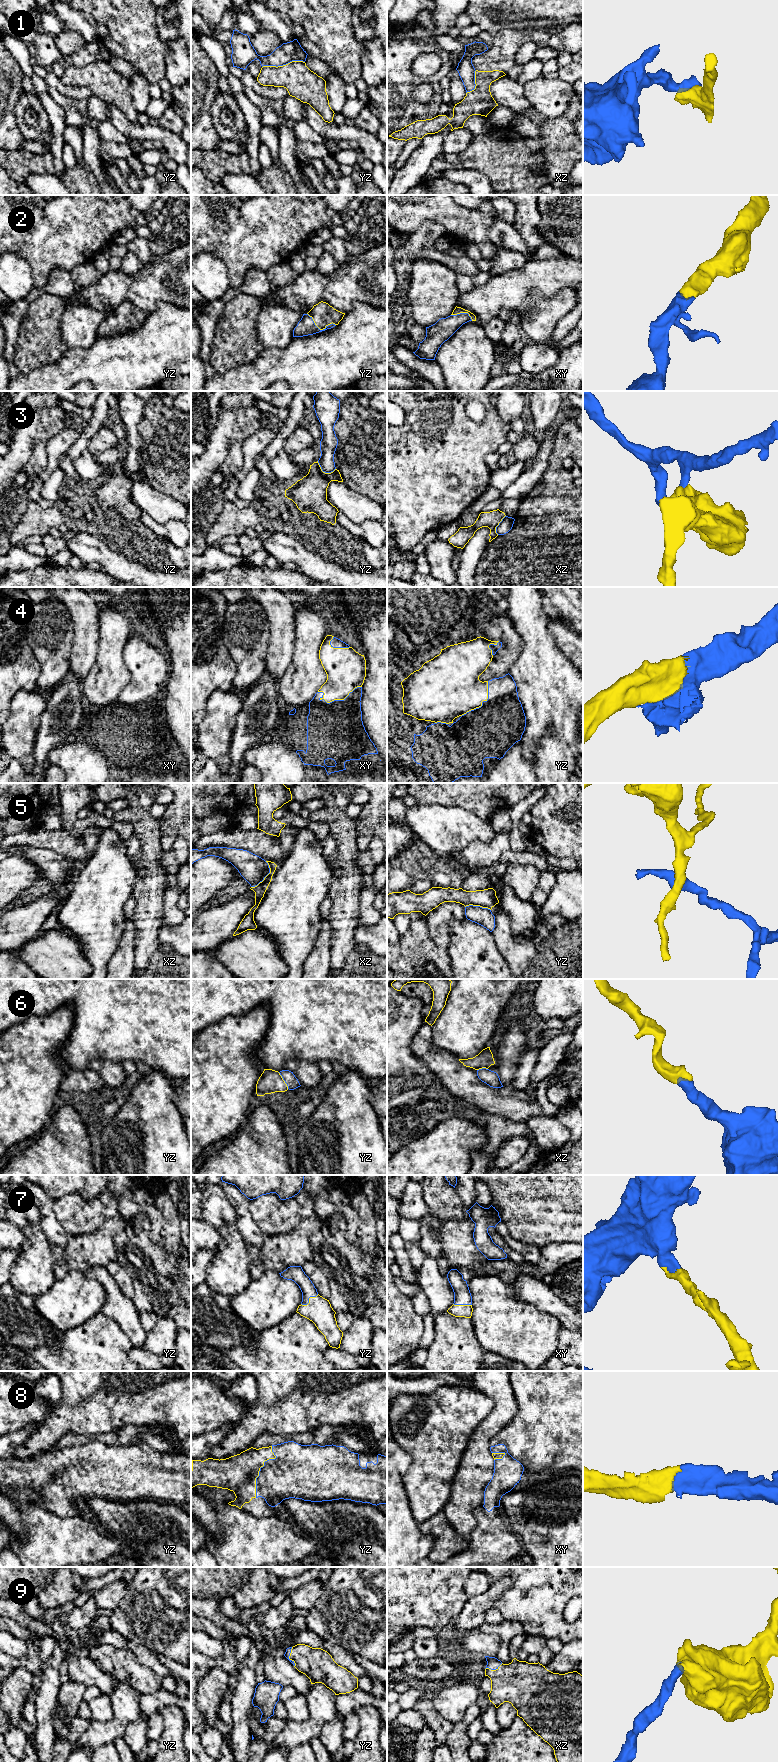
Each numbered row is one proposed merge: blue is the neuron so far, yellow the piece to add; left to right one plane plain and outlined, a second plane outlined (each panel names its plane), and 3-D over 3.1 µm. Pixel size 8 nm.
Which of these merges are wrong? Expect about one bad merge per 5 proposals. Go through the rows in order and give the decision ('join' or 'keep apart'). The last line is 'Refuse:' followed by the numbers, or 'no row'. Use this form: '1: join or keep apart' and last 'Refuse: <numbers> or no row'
1: keep apart
2: join
3: keep apart
4: join
5: keep apart
6: join
7: join
8: join
9: join
Refuse: 1, 3, 5

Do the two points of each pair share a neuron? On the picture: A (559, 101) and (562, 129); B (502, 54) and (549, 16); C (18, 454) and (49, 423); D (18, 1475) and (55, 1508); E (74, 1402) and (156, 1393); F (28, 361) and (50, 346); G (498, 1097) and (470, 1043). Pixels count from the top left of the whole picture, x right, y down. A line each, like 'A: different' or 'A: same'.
A: different
B: same
C: same
D: same
E: same
F: same
G: different

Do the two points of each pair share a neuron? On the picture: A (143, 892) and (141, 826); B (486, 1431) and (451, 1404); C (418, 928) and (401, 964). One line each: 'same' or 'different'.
A: same
B: different
C: same

